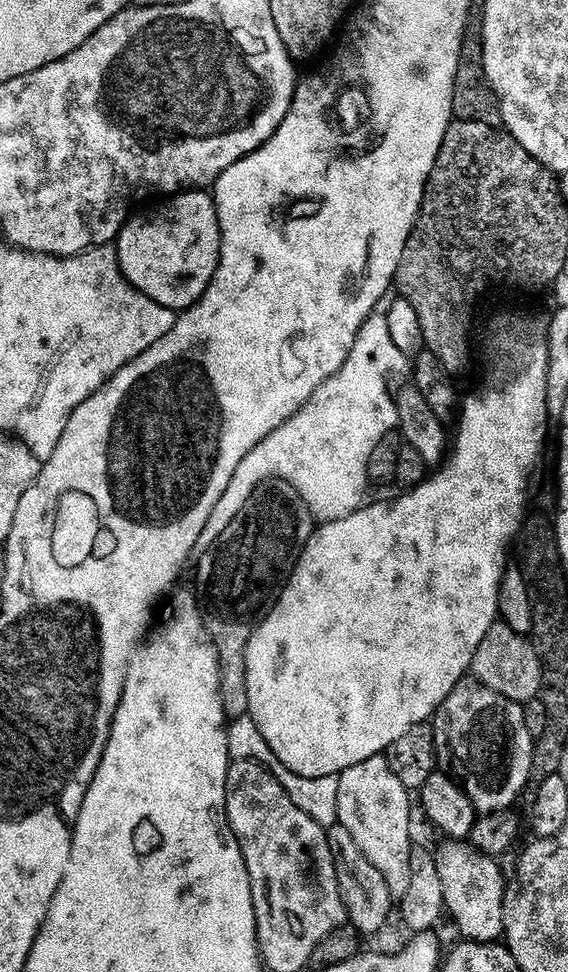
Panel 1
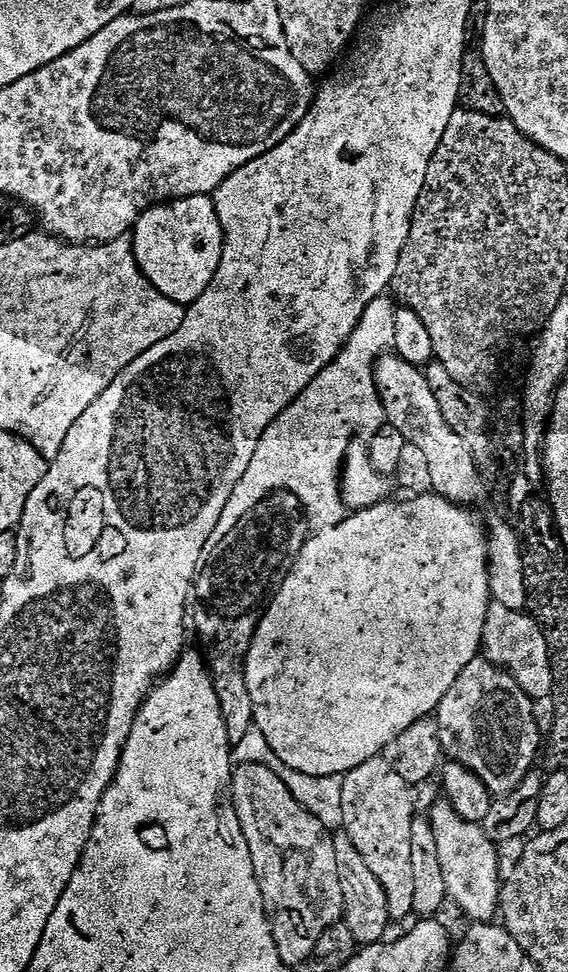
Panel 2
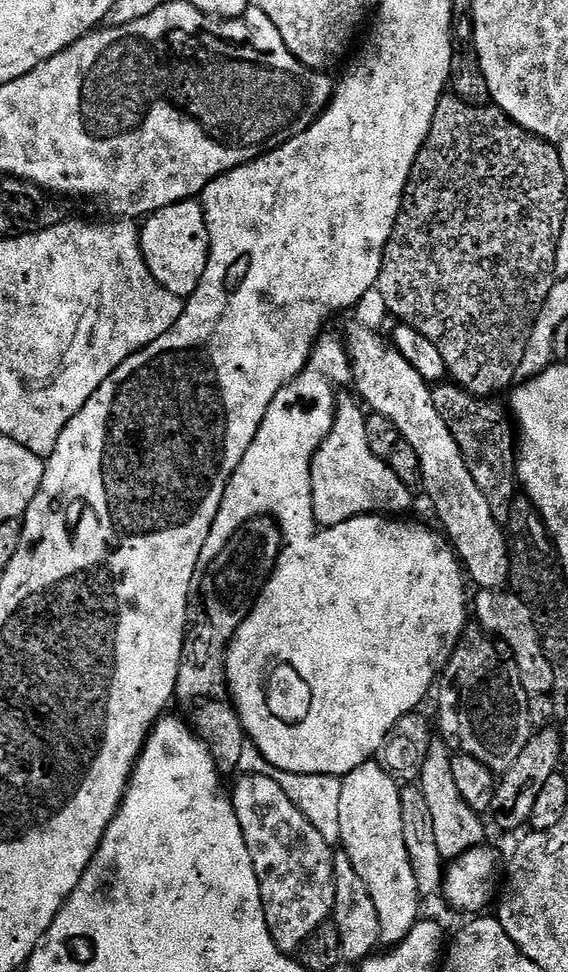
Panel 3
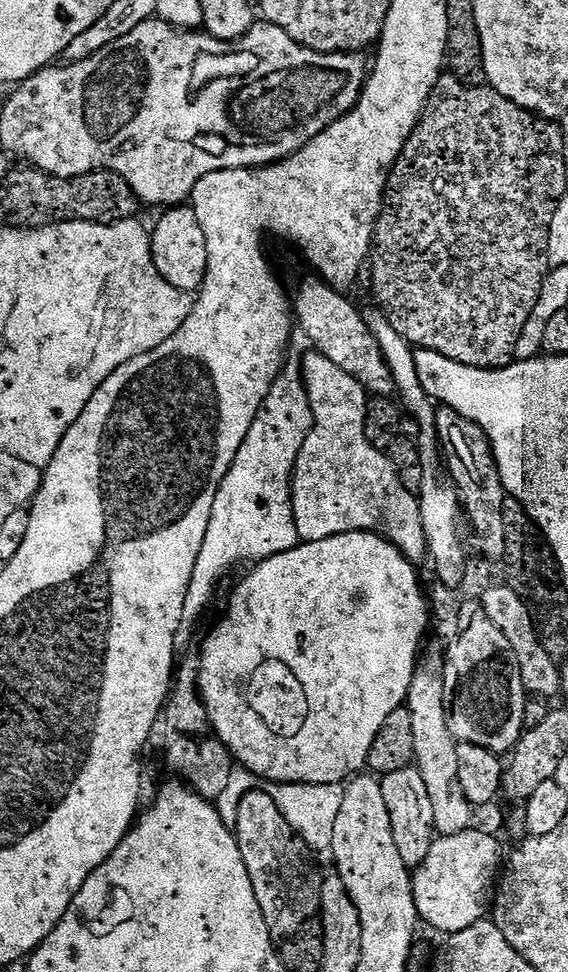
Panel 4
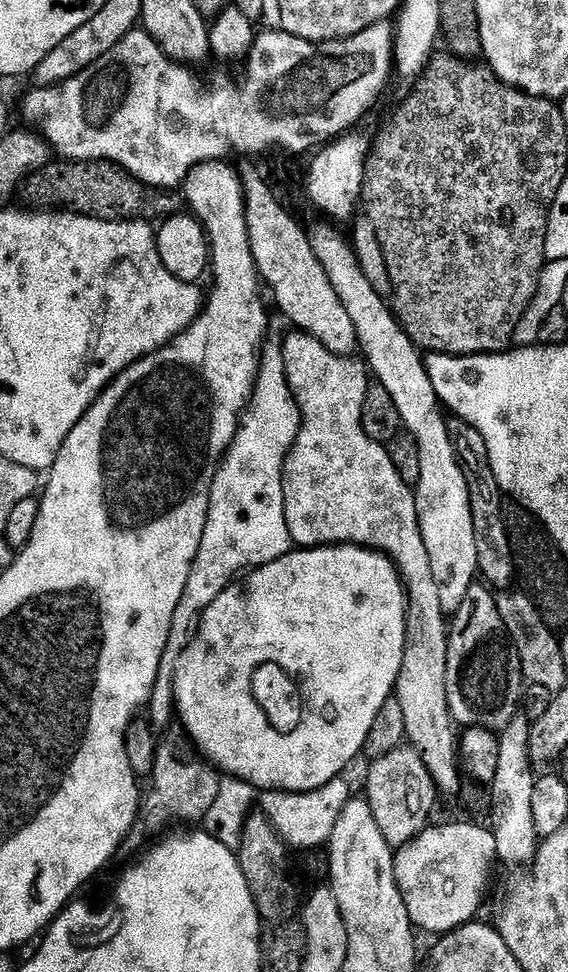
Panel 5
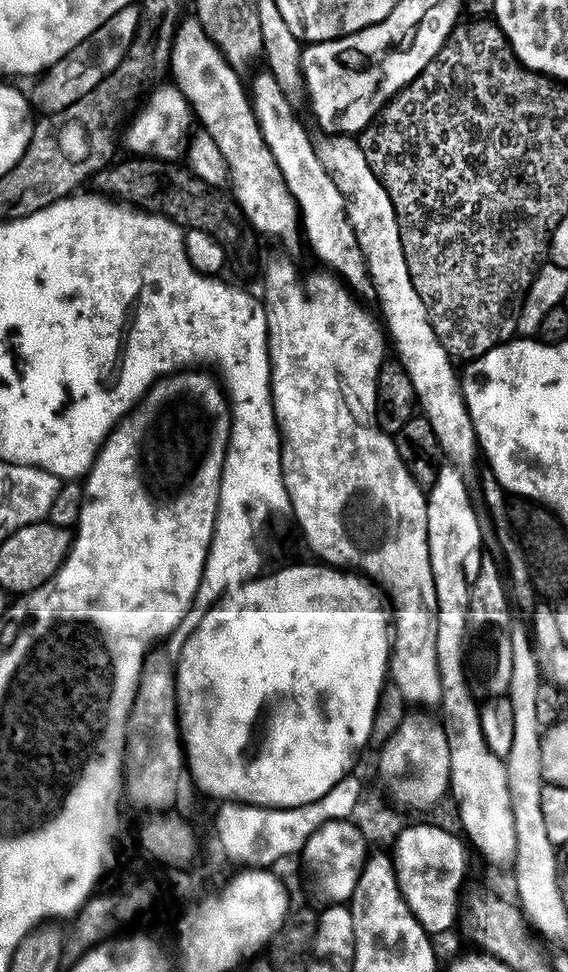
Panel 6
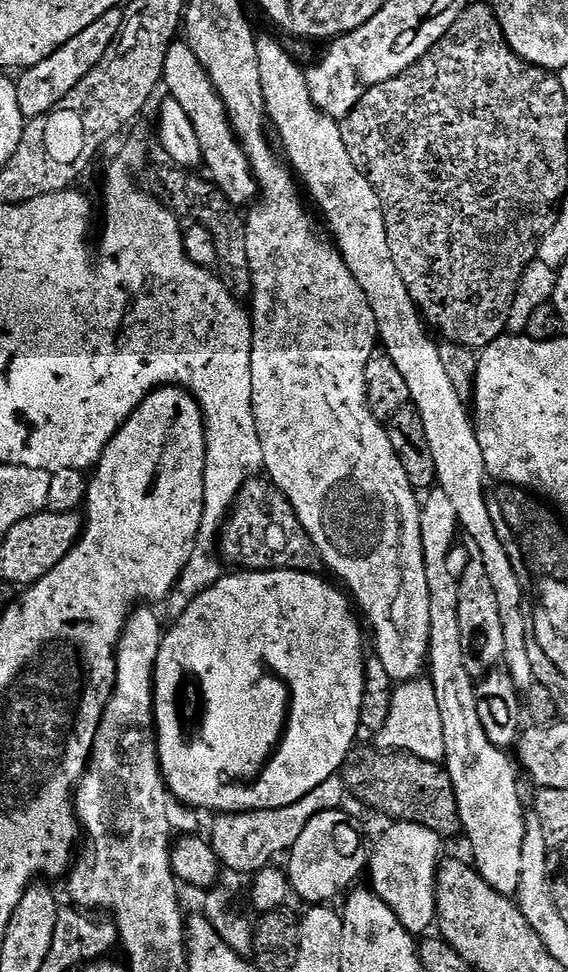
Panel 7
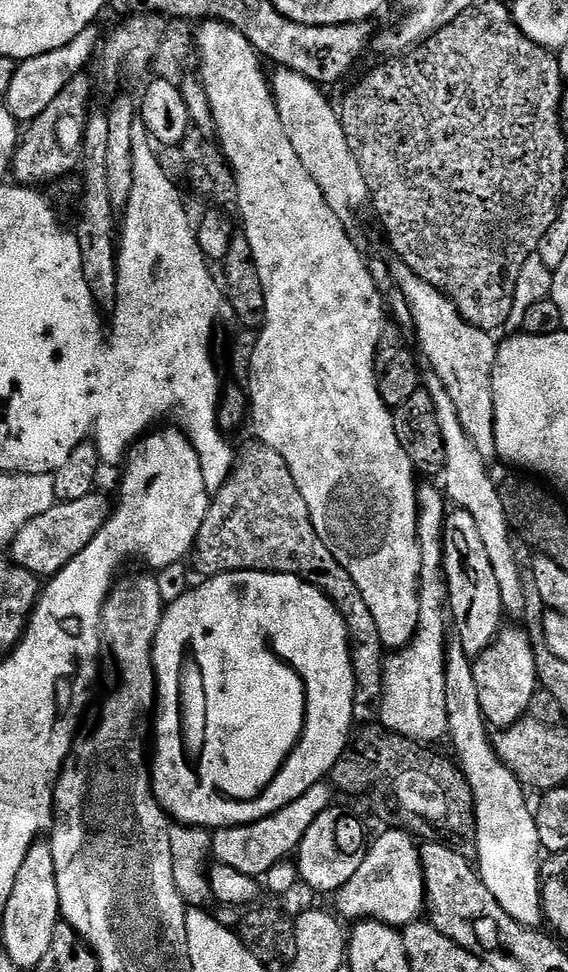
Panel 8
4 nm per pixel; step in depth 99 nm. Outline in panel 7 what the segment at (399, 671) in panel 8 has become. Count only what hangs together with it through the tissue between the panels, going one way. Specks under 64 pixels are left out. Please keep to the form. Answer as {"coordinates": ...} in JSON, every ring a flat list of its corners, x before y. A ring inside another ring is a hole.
{"coordinates":[[413,678,399,683,395,688,384,724,374,740,375,747,384,751,408,752,426,761,441,763,444,760,444,752,440,748,443,742,442,719,429,679]]}

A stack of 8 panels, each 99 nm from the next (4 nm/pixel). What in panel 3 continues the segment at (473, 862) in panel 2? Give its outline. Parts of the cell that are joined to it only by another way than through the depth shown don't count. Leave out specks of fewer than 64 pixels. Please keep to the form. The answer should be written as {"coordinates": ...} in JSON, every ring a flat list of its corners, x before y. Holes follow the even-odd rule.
{"coordinates":[[433,739,428,745,428,757,424,759,418,781,420,793,426,798,426,806,430,806,430,822,434,822,434,838,438,842,438,850,448,862,485,843,481,813,466,806,462,794,458,794,458,786,454,786,452,758,453,753,443,739]]}

